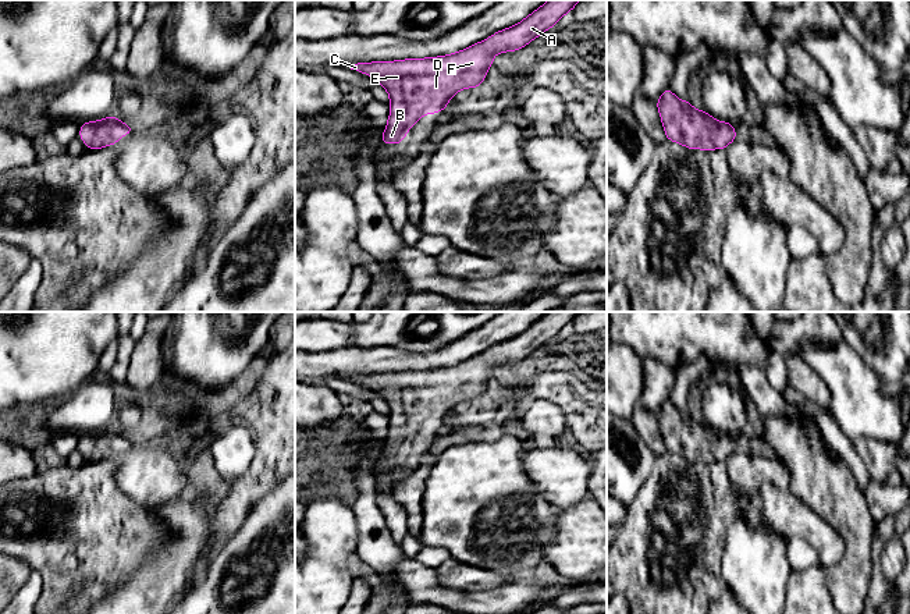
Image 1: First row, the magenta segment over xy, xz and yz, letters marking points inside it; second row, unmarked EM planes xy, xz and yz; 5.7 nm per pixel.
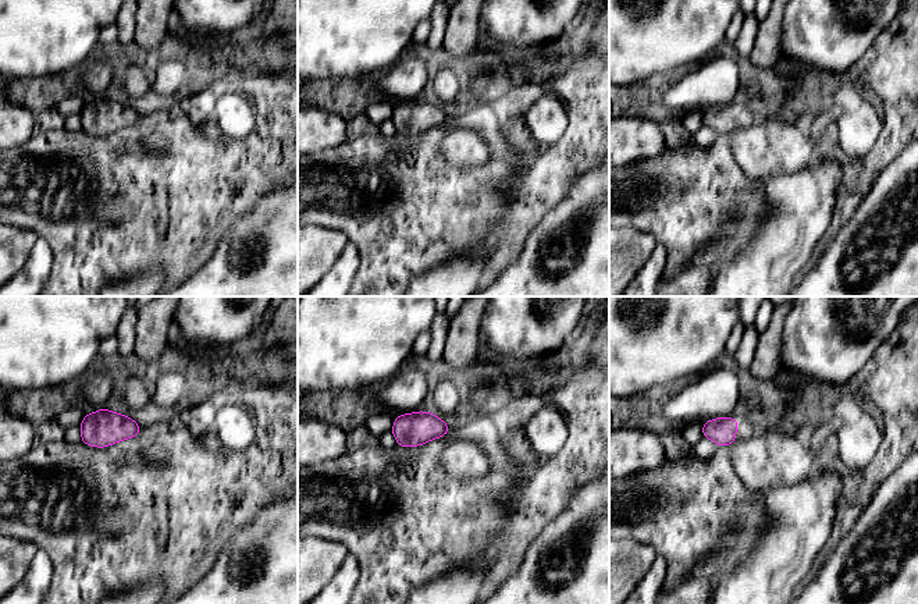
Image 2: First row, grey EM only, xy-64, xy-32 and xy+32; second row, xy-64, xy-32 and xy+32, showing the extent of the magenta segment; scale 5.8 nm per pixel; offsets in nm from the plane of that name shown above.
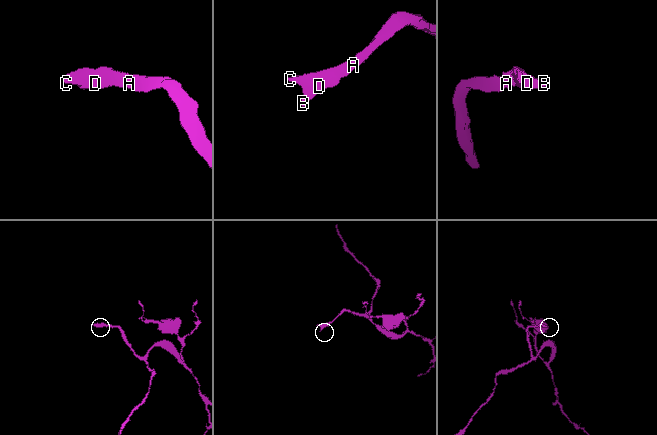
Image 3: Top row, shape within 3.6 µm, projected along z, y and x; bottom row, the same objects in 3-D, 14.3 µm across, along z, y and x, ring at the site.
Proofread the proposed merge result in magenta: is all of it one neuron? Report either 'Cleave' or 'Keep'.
Keep

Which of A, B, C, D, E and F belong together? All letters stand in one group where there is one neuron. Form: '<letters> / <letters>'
A B C D E F

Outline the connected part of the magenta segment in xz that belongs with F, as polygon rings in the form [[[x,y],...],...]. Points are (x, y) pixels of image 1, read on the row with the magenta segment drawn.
[[[547,0],[519,24],[452,54],[348,65],[376,78],[390,95],[391,114],[381,143],[402,142],[424,114],[440,113],[455,93],[477,88],[486,79],[495,54],[525,47],[555,26],[579,1]]]

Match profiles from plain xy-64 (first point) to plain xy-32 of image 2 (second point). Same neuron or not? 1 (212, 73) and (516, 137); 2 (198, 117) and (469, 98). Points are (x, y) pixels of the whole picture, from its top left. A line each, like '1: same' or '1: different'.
1: same
2: same

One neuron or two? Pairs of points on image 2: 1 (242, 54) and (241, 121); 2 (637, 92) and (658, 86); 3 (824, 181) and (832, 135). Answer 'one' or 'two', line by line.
1: two
2: one
3: two

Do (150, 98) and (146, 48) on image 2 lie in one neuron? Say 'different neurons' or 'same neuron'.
different neurons

